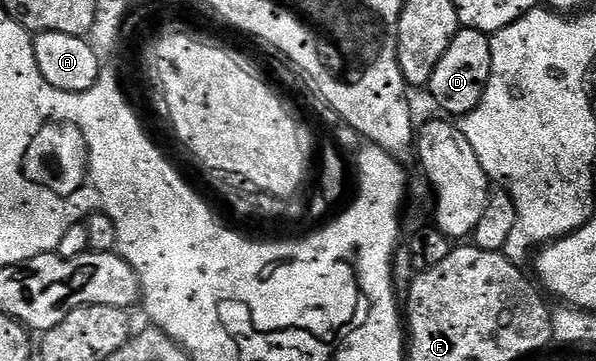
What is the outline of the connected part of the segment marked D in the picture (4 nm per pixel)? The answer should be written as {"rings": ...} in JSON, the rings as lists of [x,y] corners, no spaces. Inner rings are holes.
{"rings":[[[460,27],[449,42],[445,54],[441,54],[441,62],[437,62],[437,67],[433,69],[431,80],[425,88],[426,91],[431,91],[431,96],[435,99],[436,106],[443,111],[440,113],[444,117],[462,118],[481,102],[492,70],[491,36],[486,32]]]}

